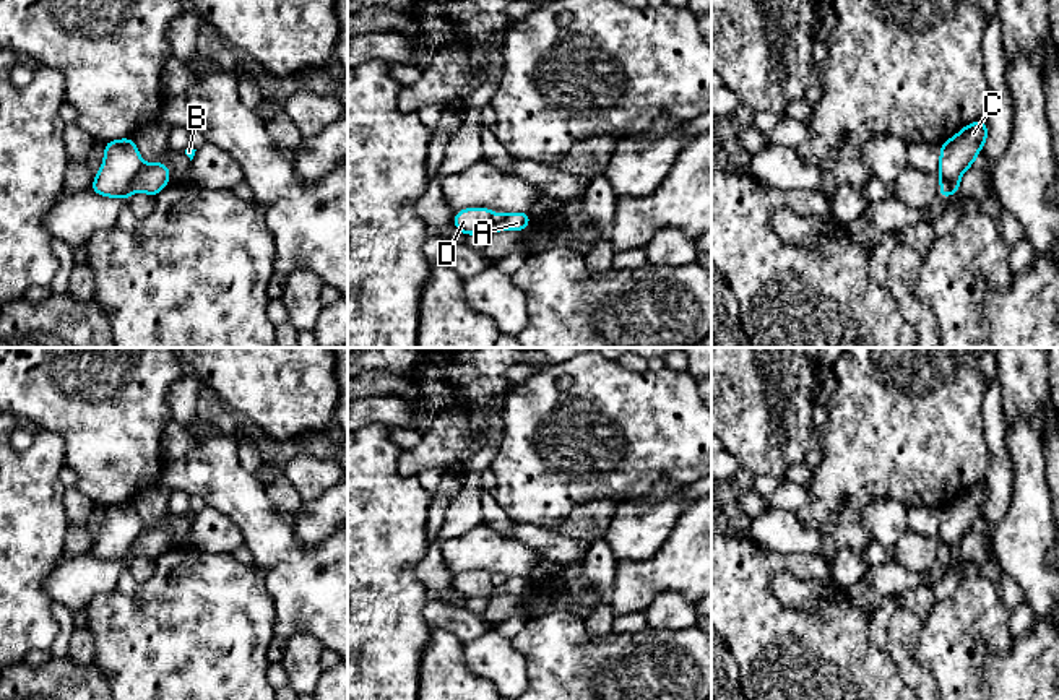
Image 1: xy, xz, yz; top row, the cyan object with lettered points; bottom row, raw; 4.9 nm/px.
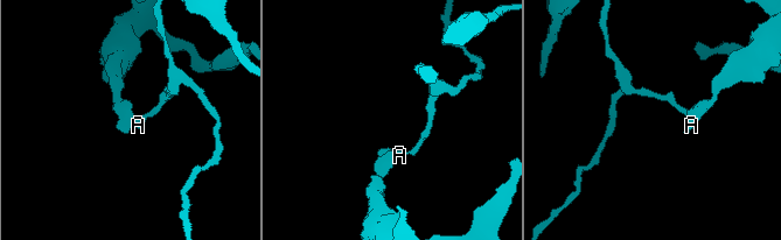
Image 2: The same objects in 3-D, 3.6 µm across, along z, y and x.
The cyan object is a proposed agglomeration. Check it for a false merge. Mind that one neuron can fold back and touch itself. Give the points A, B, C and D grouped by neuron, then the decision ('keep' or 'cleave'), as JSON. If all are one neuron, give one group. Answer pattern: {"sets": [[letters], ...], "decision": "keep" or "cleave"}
{"sets": [["A", "B"], ["C", "D"]], "decision": "cleave"}

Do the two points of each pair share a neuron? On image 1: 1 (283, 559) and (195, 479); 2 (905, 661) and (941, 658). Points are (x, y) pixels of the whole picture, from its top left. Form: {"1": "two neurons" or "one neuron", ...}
{"1": "one neuron", "2": "two neurons"}

